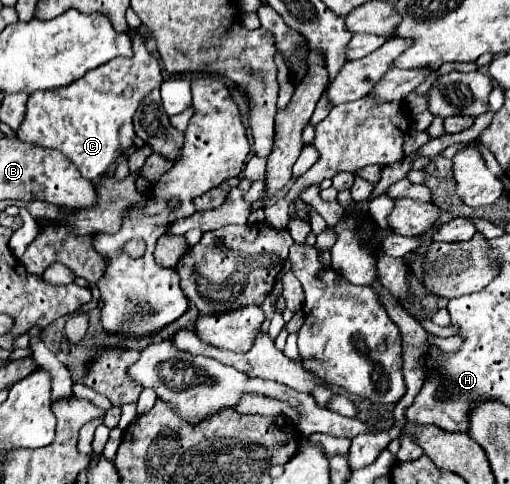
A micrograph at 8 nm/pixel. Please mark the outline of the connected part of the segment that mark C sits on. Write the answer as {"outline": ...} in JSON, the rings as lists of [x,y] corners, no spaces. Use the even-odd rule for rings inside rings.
{"outline":[[[134,31],[134,55],[130,59],[110,59],[102,67],[88,71],[68,87],[52,91],[34,91],[28,97],[28,111],[18,129],[18,139],[62,151],[76,169],[96,183],[108,167],[132,145],[136,133],[132,117],[138,103],[162,85],[162,73],[156,57],[146,49],[142,37]]]}

